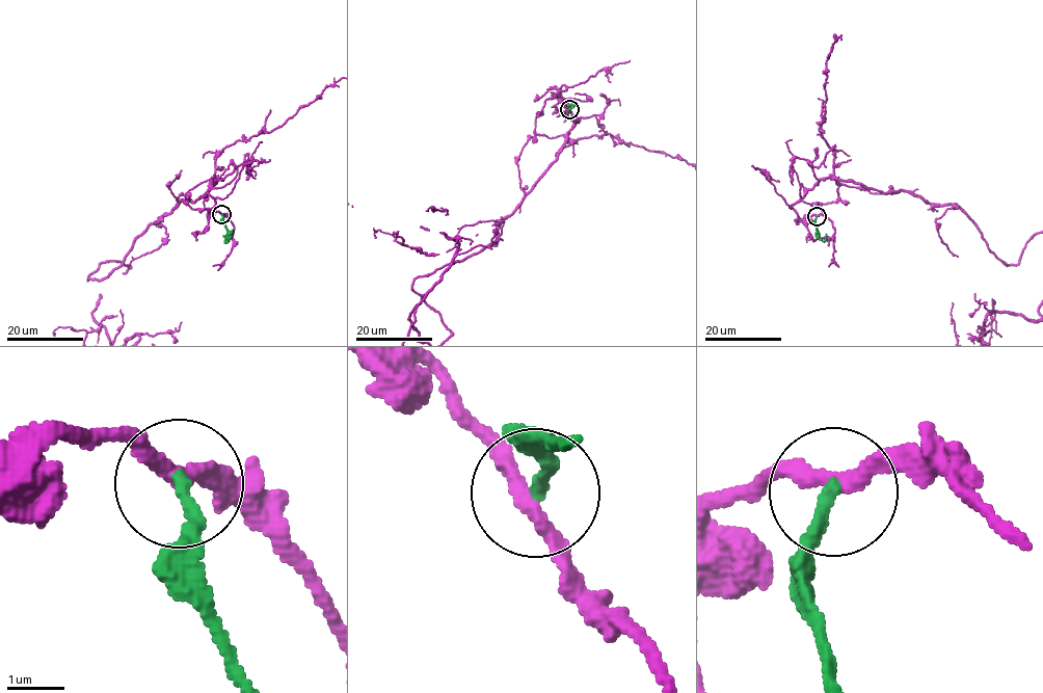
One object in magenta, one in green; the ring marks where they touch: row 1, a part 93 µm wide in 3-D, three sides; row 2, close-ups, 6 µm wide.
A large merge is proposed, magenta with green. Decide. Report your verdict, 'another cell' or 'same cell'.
another cell

